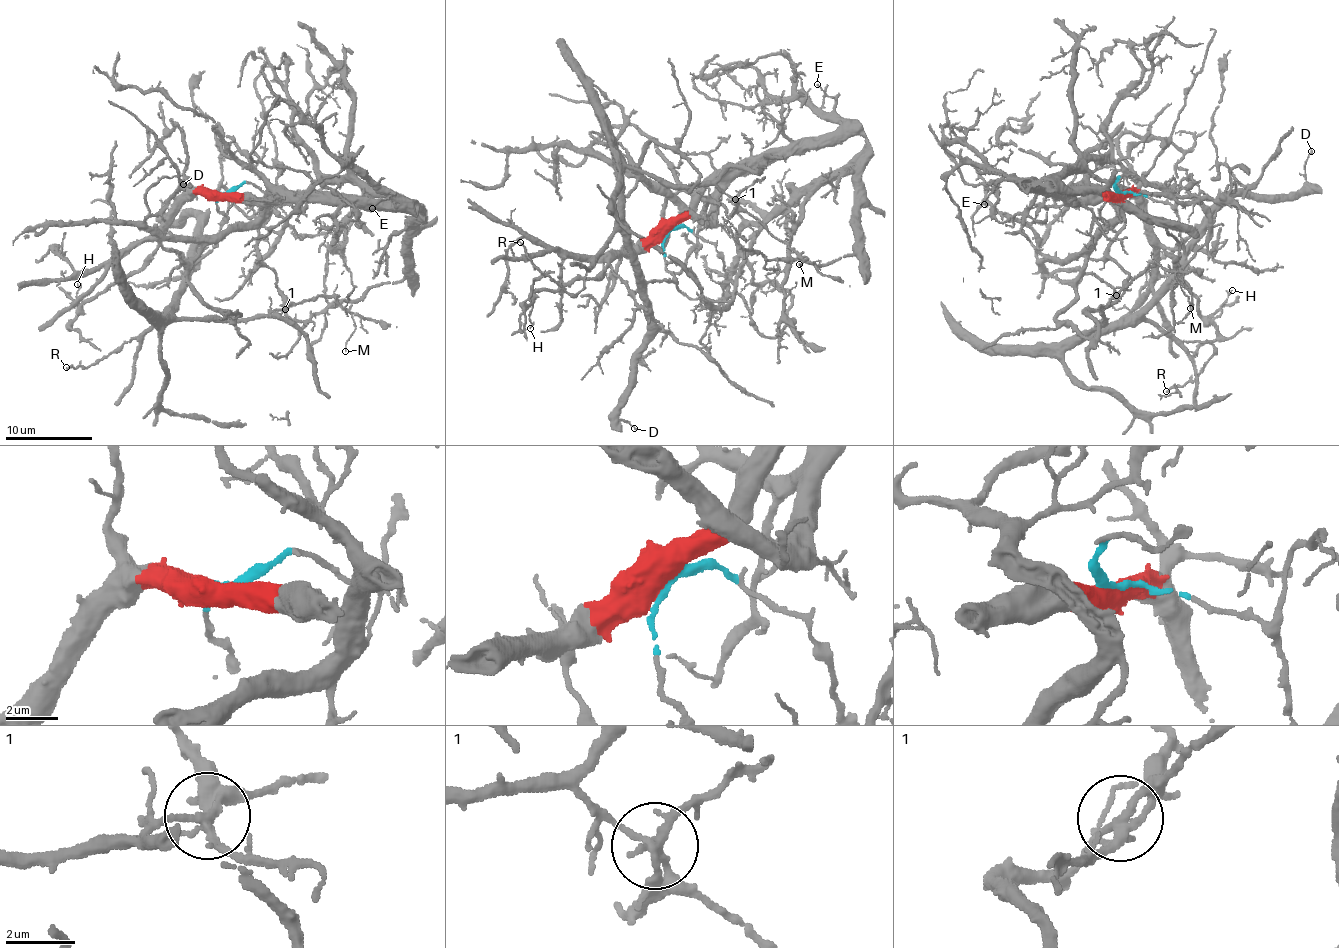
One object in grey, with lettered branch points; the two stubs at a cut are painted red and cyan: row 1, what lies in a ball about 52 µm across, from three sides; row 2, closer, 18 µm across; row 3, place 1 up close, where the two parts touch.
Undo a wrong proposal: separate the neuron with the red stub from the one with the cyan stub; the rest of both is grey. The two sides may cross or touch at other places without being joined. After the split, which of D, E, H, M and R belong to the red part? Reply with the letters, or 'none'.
E, H

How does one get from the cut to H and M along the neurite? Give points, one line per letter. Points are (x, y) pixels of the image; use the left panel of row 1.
H: (220, 194), (191, 194), (142, 266), (117, 278), (104, 291), (82, 303), (75, 302), (77, 284)
M: (222, 194), (218, 240), (172, 312), (266, 316), (331, 297), (354, 321), (345, 352)

